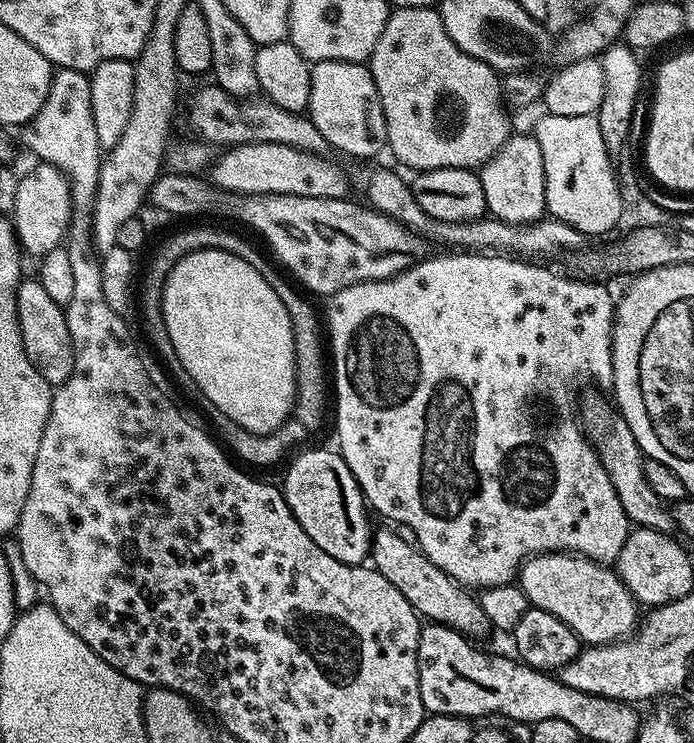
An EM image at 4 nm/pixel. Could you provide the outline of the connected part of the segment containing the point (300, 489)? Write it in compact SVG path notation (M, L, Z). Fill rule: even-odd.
M312 448L309 452L299 452L291 457L292 465L284 476L284 484L282 483L284 497L294 518L298 518L298 526L302 526L302 530L306 530L306 534L310 534L310 538L314 538L314 542L318 542L318 546L322 546L322 550L330 554L330 558L338 558L338 562L347 564L363 565L372 551L374 524L368 521L370 509L350 466L346 466L339 451L333 449L332 452L328 448Z

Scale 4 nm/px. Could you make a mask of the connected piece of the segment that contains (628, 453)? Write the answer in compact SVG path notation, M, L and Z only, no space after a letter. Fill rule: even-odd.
M588 396L585 400L583 397L579 401L578 419L584 429L584 435L595 448L598 458L618 494L618 502L622 502L622 510L626 510L626 518L629 522L638 528L671 533L674 528L672 513L666 507L665 501L660 500L658 494L654 494L654 490L650 490L650 482L646 482L644 470L646 457L640 451L638 442L632 431L628 429L628 425L618 422L614 415L613 405L608 404L600 396ZM612 412L614 417L612 417Z

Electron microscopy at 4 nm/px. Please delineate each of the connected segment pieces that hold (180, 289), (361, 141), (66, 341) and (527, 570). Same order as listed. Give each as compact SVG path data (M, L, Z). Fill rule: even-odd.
M217 248L188 252L170 270L160 309L174 360L184 367L183 375L193 380L226 418L259 436L289 423L296 407L294 330L282 298L250 262Z
M321 60L311 65L310 102L307 115L318 126L318 134L328 143L329 149L337 148L348 156L376 156L385 151L388 143L386 118L382 114L382 102L372 77L371 67L363 63L351 64L345 60Z
M32 278L32 280L25 279L17 288L16 309L18 310L20 329L22 330L22 342L26 346L26 354L30 358L30 362L36 367L38 374L42 374L42 378L46 378L48 384L53 386L65 384L74 370L74 346L70 338L68 321L61 305L56 304L54 298L50 298L50 294L46 294L46 290L42 290L39 279Z
M543 552L540 556L530 556L520 566L518 586L526 594L529 605L554 614L579 638L581 645L615 644L616 641L632 635L638 627L638 605L630 590L620 581L611 567L578 556L571 552Z

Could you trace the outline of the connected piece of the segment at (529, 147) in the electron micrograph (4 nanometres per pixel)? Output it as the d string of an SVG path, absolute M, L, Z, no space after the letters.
M513 134L479 169L482 190L486 194L488 212L502 222L529 224L541 219L546 209L546 174L542 162L542 146L535 135Z

